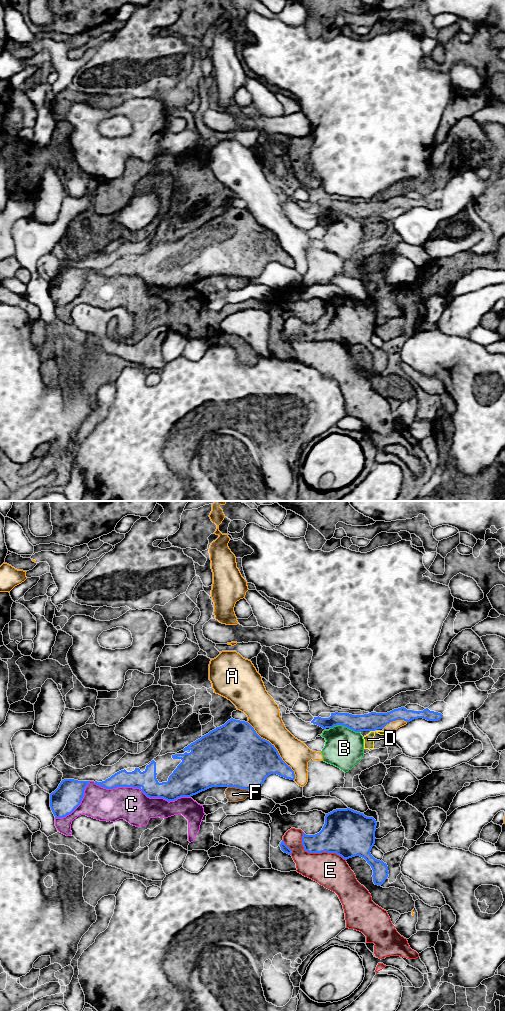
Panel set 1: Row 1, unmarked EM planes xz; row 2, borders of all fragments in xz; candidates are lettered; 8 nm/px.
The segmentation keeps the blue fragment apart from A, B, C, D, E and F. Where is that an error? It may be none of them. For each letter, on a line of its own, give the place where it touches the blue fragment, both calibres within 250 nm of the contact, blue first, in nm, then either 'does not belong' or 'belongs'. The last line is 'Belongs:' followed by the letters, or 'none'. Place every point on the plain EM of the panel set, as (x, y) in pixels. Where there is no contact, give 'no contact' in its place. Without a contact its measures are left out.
A: meets blue in xz at (276, 237); 420 nm thick on the blue side, 240 nm on the other; does not belong
B: meets blue in xz at (345, 214); 140 nm thick on the blue side, 320 nm on the other; does not belong
C: meets blue in xz at (142, 279); 160 nm thick on the blue side, 280 nm on the other; does not belong
D: meets blue in xz at (373, 218); 140 nm thick on the blue side, 80 nm on the other; does not belong
E: meets blue in xz at (316, 340); 320 nm thick on the blue side, 280 nm on the other; does not belong
F: meets blue in xz at (238, 275); 500 nm thick on the blue side, 120 nm on the other; does not belong
Belongs: none

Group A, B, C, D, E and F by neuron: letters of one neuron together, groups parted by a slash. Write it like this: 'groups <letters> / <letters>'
groups A / B / C D F / E

